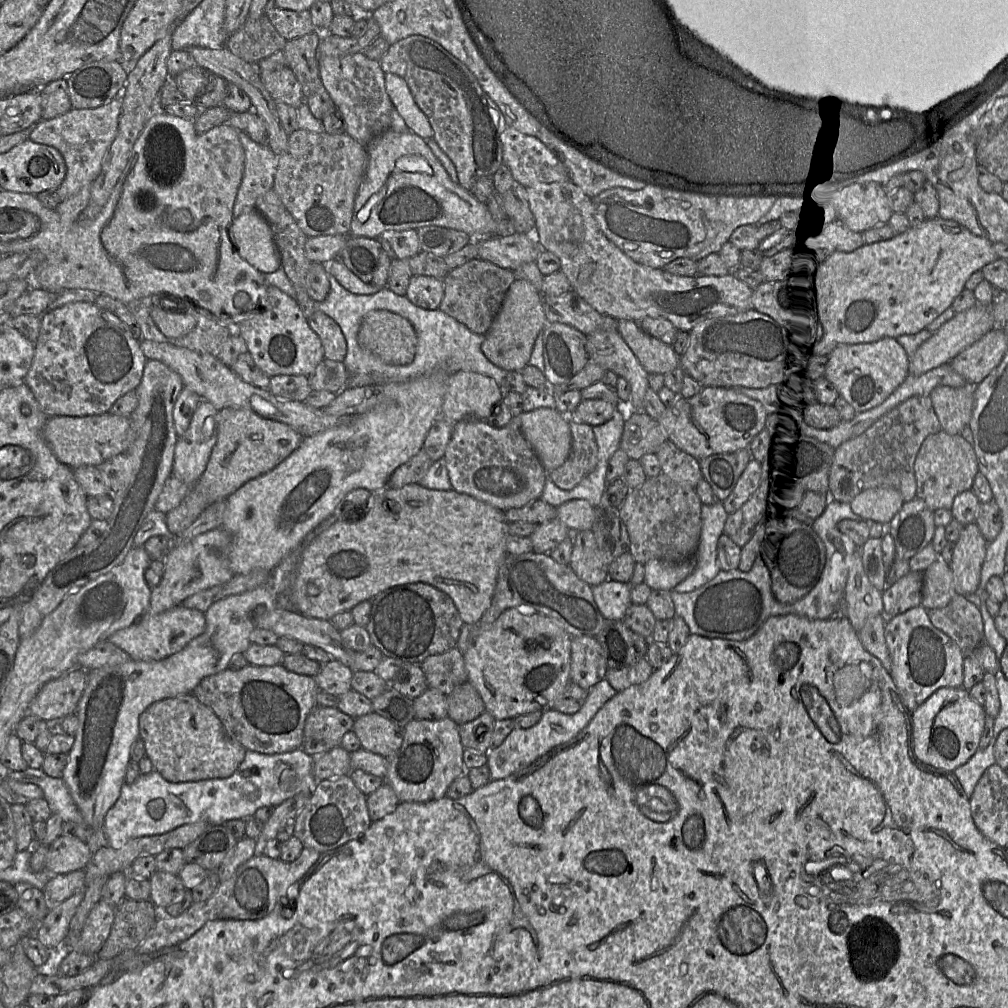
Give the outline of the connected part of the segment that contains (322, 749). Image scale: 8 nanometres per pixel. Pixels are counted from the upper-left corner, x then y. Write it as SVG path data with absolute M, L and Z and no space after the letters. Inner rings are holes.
M317 705L306 719L302 749L315 757L340 746L343 736L353 729L354 721L337 707Z

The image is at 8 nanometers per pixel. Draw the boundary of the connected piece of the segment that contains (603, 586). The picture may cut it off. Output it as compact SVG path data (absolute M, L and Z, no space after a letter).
M607 579L592 587L594 601L606 620L622 620L630 600L630 584Z

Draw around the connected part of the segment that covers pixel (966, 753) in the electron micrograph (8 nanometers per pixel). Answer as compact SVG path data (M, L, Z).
M942 687L932 693L912 713L912 752L928 766L953 772L979 748L986 713L963 687Z

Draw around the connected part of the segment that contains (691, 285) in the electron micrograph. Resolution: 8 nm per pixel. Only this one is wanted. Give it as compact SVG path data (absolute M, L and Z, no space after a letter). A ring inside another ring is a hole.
M572 181L536 184L526 188L529 208L535 221L534 237L541 250L547 250L560 260L560 271L567 277L572 292L580 296L601 315L618 321L639 322L646 317L669 320L678 331L689 332L700 322L735 315L753 308L753 288L732 272L725 276L679 276L665 269L636 263L616 247L600 230L594 216L592 200Z

